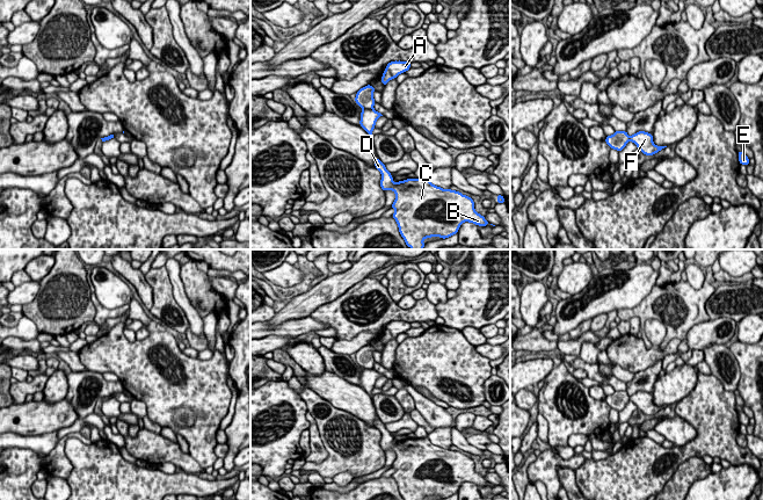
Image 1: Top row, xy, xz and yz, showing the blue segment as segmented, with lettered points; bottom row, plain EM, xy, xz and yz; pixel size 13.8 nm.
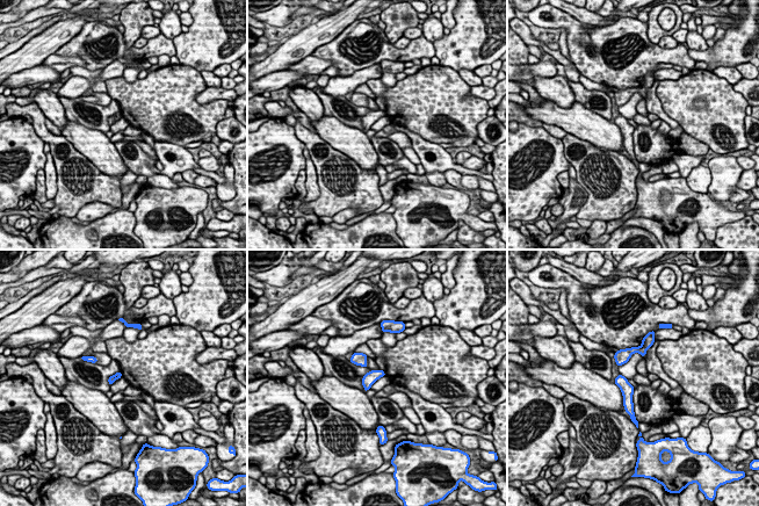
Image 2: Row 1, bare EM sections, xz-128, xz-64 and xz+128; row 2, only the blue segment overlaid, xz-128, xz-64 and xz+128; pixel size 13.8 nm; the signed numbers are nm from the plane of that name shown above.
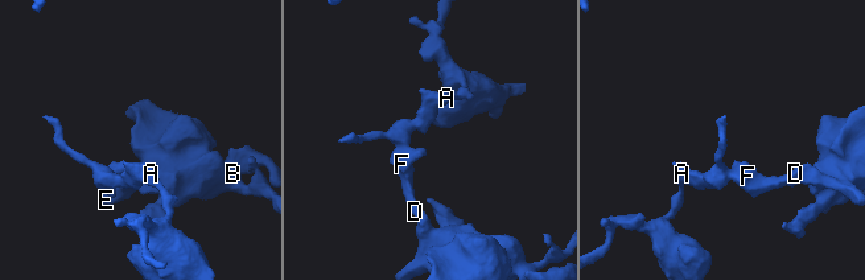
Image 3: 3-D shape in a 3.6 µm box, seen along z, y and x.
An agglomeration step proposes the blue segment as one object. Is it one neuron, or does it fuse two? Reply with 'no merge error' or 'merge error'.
merge error

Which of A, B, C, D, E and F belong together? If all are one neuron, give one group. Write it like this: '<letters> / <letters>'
A / B C D E F

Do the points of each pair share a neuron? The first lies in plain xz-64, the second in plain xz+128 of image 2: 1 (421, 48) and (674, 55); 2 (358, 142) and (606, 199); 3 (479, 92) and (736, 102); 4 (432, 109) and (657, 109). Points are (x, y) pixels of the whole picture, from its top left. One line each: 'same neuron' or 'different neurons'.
1: same neuron
2: different neurons
3: different neurons
4: different neurons

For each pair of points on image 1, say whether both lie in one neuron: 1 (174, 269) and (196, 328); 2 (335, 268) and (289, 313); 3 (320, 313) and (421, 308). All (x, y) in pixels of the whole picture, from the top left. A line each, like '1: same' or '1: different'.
1: same
2: different
3: same

